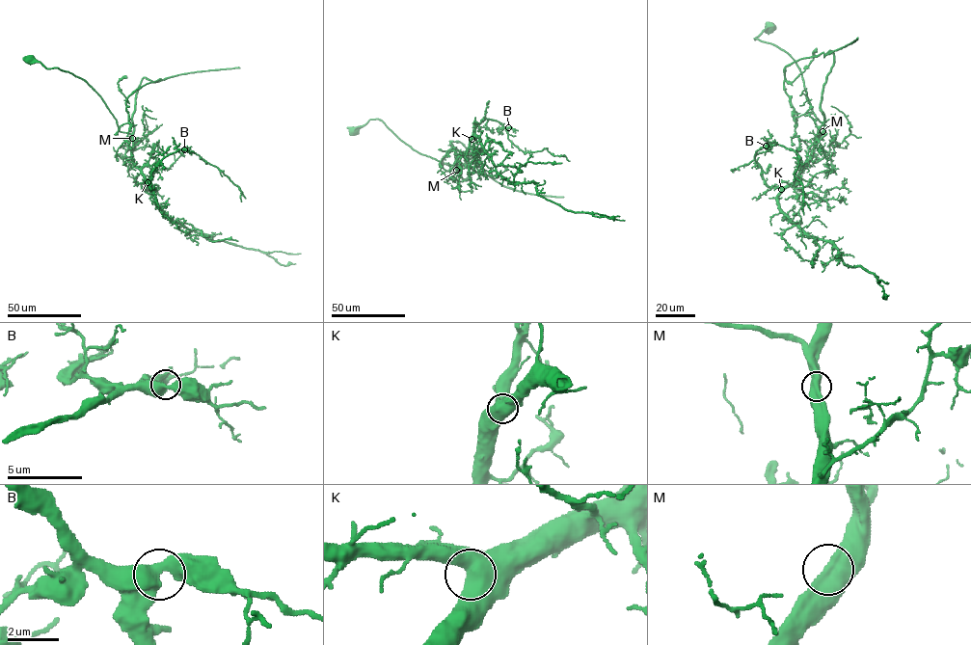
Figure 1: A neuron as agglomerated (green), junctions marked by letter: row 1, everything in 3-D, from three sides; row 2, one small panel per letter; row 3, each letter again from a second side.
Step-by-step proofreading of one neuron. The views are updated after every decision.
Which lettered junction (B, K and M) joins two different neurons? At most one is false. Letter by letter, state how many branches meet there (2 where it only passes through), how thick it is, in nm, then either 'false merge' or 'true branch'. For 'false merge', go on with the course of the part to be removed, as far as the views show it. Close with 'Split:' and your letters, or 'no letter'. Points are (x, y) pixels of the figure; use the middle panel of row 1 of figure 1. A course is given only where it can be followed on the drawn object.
B: 2 branches meet; 550 nm thick; true branch
K: 2 branches meet; 600 nm thick; true branch
M: 2 branches meet; 600 nm thick; true branch
Split: no letter

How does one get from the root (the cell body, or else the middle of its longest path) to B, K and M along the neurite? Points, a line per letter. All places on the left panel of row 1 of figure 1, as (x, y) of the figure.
B: (30, 59), (71, 73), (92, 88), (118, 129), (131, 134), (132, 162), (147, 180), (162, 159), (184, 149)
K: (30, 59), (46, 68), (71, 73), (99, 95), (118, 129), (131, 134), (132, 162), (148, 182)
M: (30, 59), (85, 81), (101, 97), (118, 129), (132, 138)

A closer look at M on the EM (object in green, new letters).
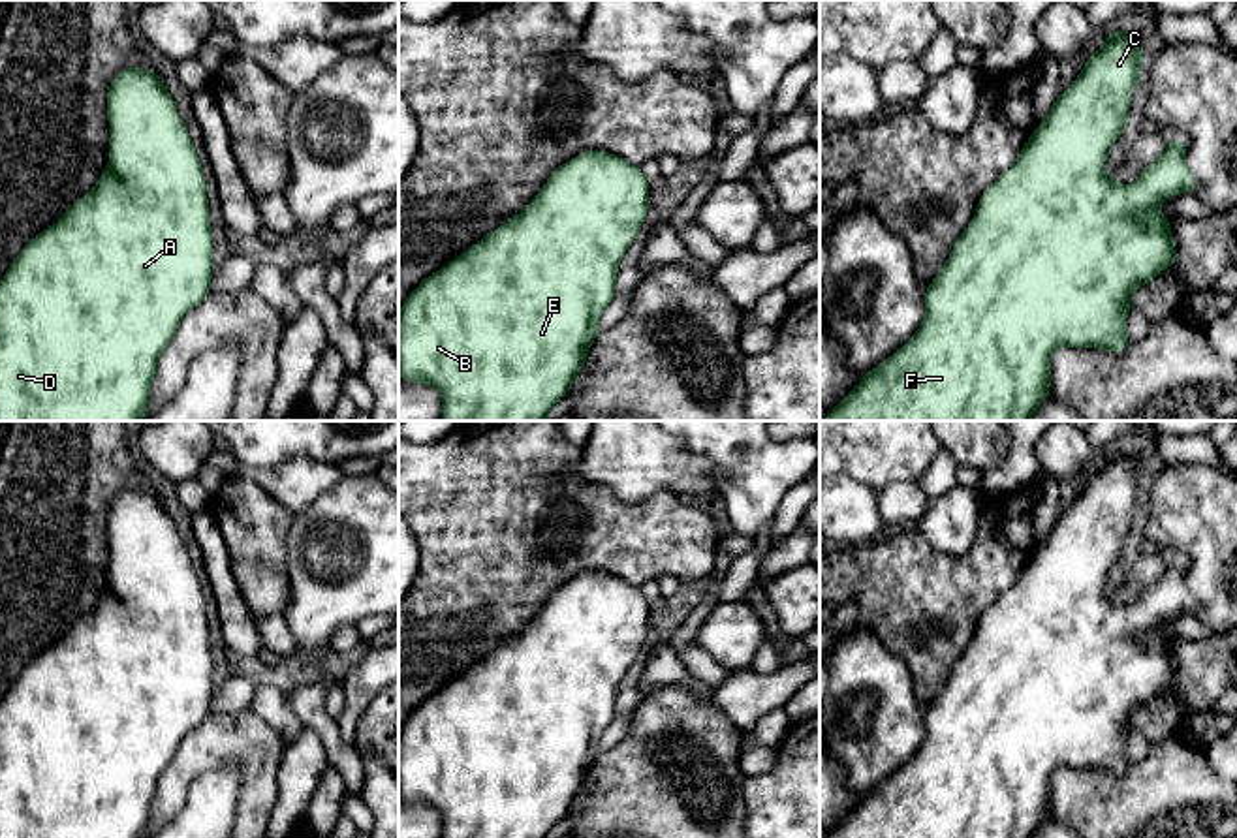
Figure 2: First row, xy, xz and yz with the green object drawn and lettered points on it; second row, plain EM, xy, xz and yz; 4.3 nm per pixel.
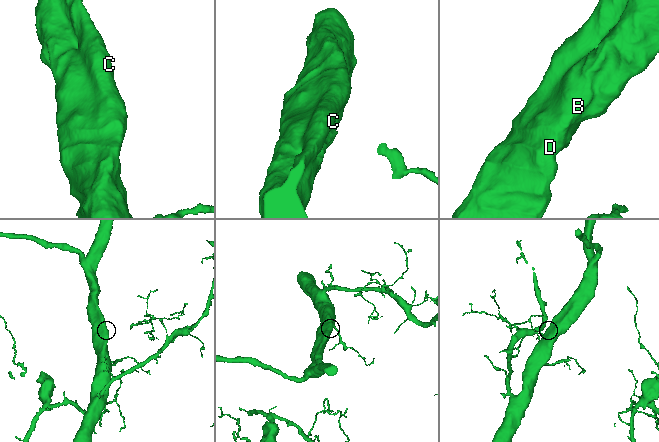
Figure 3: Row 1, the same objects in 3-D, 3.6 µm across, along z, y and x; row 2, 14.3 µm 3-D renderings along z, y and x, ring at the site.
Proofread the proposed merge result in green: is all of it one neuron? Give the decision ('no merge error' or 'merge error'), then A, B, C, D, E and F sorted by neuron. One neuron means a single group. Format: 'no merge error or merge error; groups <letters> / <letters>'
no merge error; groups A B C D E F

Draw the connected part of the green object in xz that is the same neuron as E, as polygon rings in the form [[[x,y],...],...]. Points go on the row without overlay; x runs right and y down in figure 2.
[[[585,571],[558,586],[532,624],[406,718],[400,799],[438,810],[442,838],[547,838],[600,753],[620,680],[645,644],[649,613],[641,588],[607,571]]]

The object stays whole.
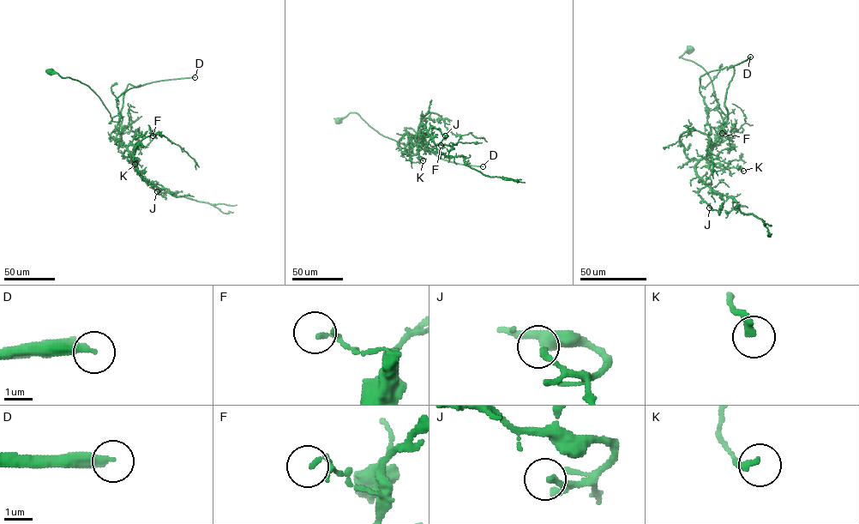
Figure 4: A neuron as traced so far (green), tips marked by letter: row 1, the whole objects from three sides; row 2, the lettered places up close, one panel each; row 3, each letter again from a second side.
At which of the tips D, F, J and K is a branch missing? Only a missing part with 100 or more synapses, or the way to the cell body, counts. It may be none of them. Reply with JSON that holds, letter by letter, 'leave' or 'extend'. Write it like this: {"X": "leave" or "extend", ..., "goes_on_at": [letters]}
{"D": "extend", "F": "leave", "J": "leave", "K": "leave", "goes_on_at": ["D"]}

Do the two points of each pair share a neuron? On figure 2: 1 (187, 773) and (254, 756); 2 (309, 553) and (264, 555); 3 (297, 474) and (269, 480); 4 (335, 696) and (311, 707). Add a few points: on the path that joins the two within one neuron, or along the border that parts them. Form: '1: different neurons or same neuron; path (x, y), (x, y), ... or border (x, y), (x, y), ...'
1: same neuron; path (203, 756), (209, 750), (237, 750)
2: different neurons; border (294, 515), (286, 540), (288, 596)
3: same neuron; path (290, 480), (277, 480)
4: different neurons; border (335, 684), (328, 692), (326, 711), (337, 722)

